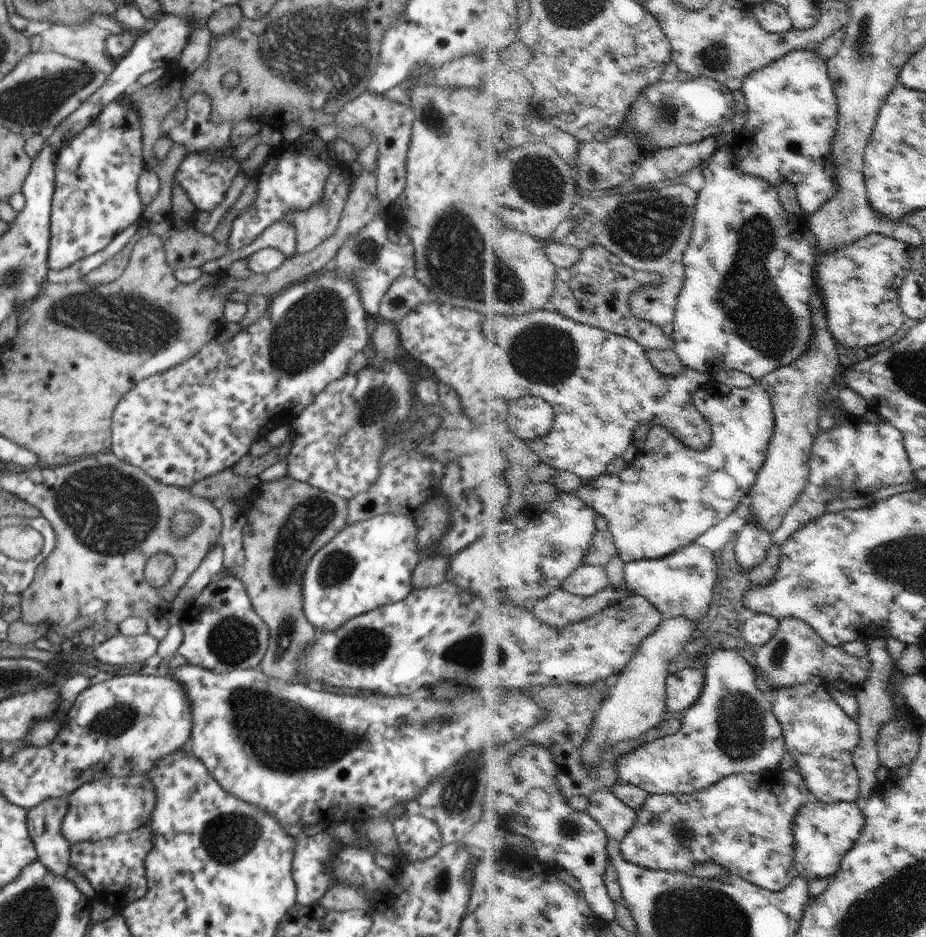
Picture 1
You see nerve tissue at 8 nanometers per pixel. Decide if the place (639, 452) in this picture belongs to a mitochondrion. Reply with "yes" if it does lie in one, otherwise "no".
no

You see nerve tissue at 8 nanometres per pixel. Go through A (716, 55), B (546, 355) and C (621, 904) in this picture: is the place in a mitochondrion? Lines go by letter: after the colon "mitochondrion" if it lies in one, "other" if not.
A: mitochondrion
B: mitochondrion
C: other

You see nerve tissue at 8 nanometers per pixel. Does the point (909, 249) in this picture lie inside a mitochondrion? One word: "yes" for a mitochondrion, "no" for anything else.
no

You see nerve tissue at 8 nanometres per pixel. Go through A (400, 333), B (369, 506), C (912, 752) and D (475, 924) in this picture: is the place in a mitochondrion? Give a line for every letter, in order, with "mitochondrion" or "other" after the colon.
A: other
B: other
C: other
D: other

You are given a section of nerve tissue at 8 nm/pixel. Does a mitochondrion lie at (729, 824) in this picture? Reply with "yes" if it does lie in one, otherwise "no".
no

